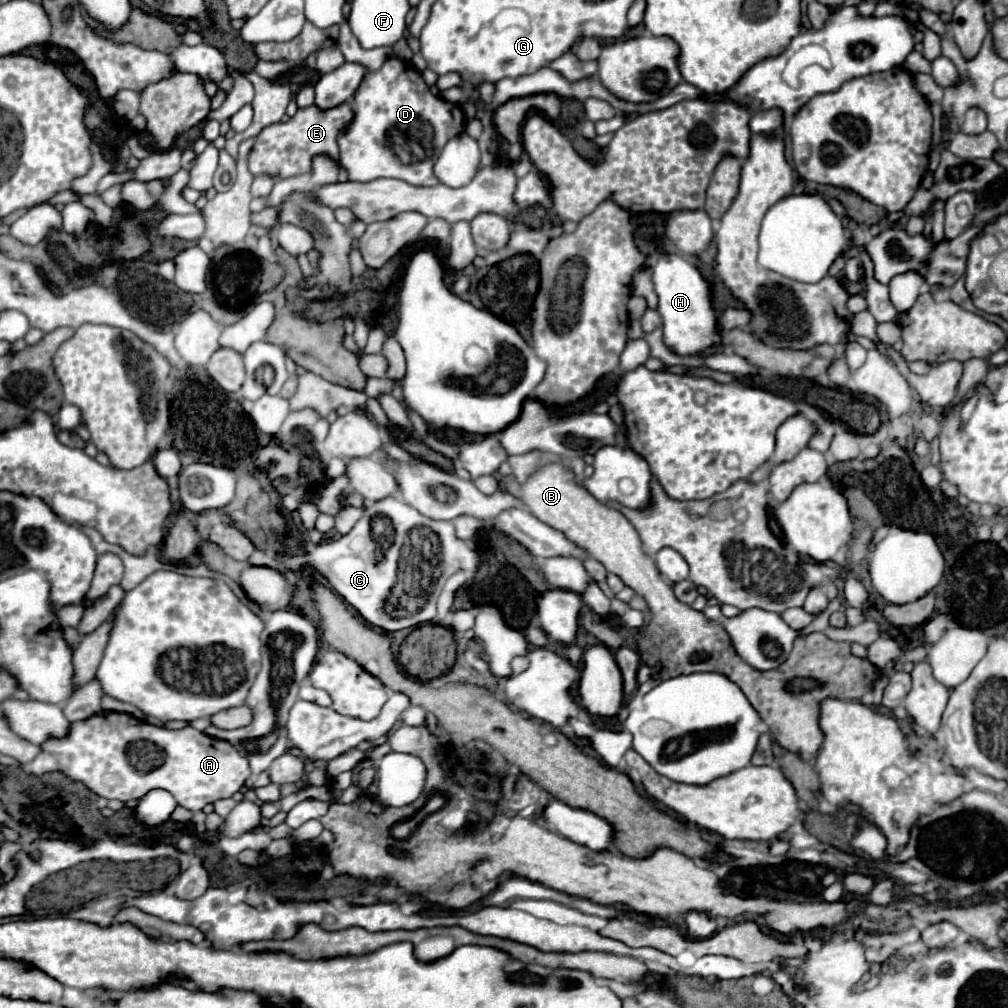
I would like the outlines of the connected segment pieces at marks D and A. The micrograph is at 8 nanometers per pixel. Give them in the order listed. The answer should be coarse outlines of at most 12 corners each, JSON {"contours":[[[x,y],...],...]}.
{"contours":[[[387,58],[339,136],[349,180],[435,186],[463,108]],[[117,712],[73,722],[27,774],[63,772],[107,800],[171,792],[197,812],[251,778],[191,726]]]}

